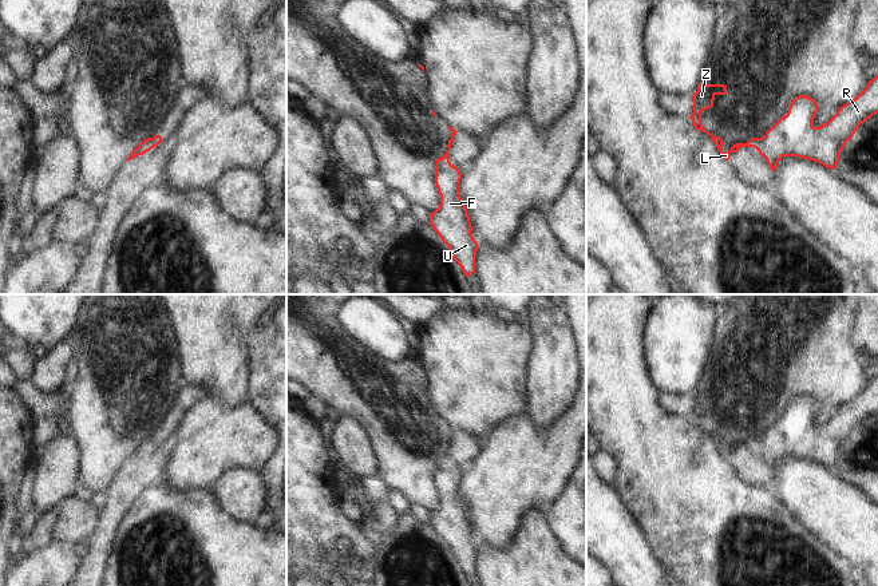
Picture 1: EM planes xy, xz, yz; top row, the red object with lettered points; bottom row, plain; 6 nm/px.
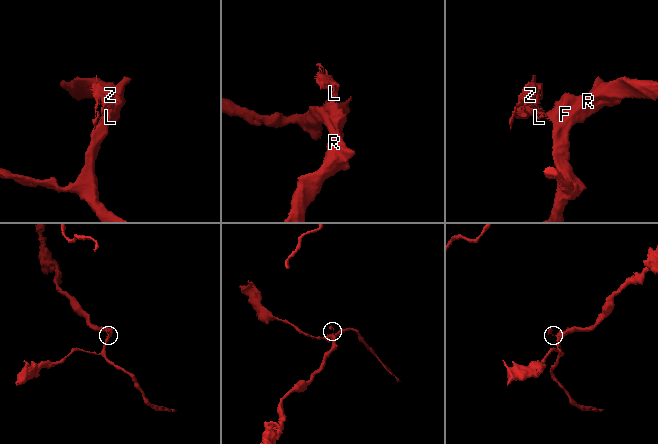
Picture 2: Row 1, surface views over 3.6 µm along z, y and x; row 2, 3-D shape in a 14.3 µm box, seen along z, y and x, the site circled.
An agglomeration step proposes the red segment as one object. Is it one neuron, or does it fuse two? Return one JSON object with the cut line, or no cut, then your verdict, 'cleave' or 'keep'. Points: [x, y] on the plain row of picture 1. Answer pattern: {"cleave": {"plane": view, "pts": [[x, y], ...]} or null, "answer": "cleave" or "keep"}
{"cleave": {"plane": "xz", "pts": [[450, 463], [436, 474]]}, "answer": "cleave"}

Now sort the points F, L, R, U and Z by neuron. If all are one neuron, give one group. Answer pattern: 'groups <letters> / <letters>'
groups F R U / L Z

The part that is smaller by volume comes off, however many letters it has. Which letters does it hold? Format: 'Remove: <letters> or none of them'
Remove: L, Z

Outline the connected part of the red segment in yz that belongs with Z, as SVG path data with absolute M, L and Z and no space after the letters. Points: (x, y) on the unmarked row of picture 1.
M699 384L697 391L693 393L693 412L689 416L696 429L707 432L713 443L716 444L717 450L720 451L721 456L728 460L732 452L737 452L740 447L754 447L756 448L759 444L759 437L752 437L747 443L736 443L731 447L728 452L721 451L721 446L724 444L720 436L713 436L709 431L707 431L701 424L701 412L707 408L713 407L713 400L716 395L725 395L727 385L724 384Z

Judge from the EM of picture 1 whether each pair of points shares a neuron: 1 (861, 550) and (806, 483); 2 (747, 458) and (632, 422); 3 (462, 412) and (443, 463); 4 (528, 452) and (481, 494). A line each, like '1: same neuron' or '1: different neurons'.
1: same neuron
2: different neurons
3: different neurons
4: same neuron

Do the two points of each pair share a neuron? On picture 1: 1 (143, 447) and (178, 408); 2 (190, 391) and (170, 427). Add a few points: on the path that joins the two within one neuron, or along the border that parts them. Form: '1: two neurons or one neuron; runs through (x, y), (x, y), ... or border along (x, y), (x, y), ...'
1: two neurons; border along (174, 404), (157, 434)
2: one neuron; runs through (185, 400), (174, 418)

